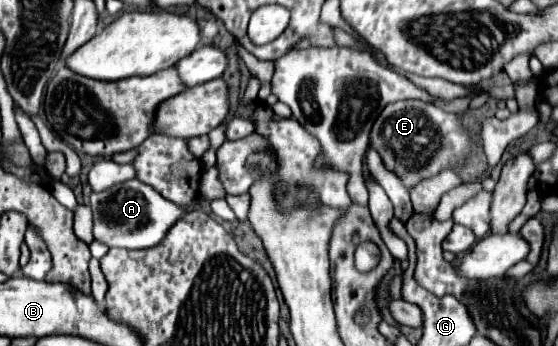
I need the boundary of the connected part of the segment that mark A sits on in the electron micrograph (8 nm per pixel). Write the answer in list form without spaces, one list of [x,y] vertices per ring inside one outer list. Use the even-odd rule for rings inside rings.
[[[130,179],[118,185],[112,185],[106,191],[90,193],[90,209],[94,215],[94,239],[120,249],[148,249],[162,243],[170,227],[182,217],[182,211],[174,207],[168,199],[158,195],[146,183],[138,183],[138,179]]]

